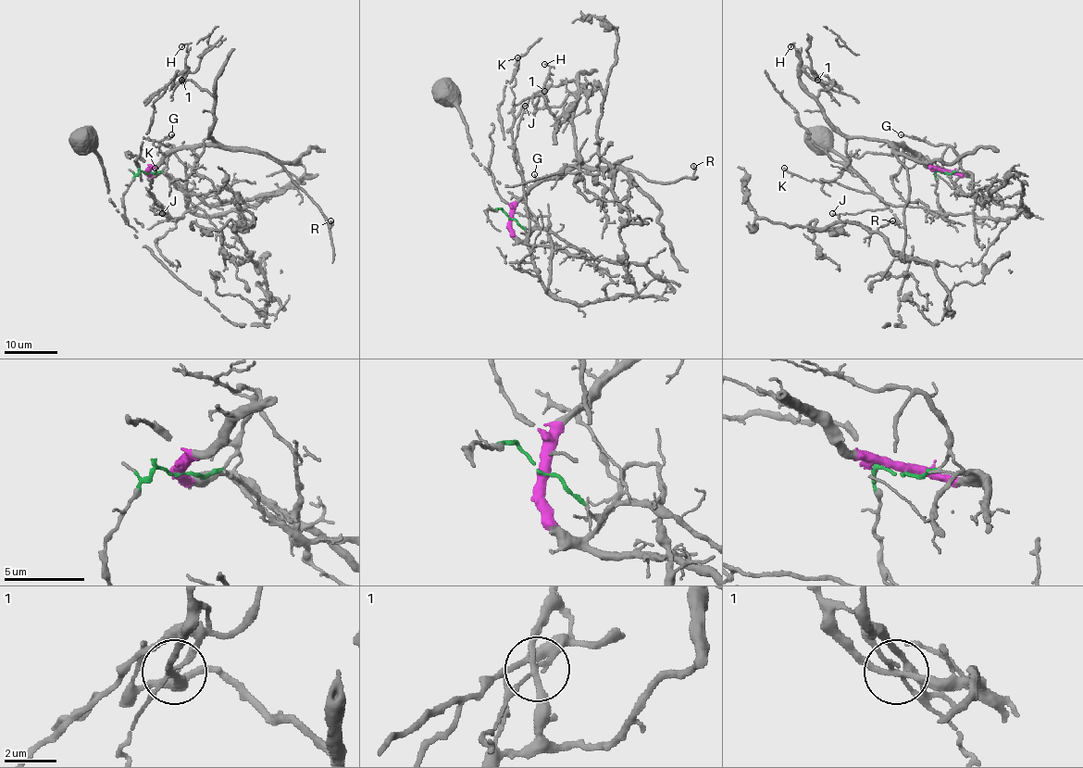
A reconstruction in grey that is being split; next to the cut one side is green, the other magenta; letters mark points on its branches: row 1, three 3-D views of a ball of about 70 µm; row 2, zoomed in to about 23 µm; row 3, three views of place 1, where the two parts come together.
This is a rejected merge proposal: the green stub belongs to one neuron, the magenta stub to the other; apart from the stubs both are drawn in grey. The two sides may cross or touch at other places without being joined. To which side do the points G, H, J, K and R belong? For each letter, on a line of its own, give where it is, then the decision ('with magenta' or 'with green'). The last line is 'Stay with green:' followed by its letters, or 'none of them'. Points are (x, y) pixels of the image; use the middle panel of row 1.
G: place (534, 174); with green
H: place (544, 64); with magenta
J: place (525, 106); with green
K: place (517, 57); with green
R: place (693, 166); with magenta
Stay with green: G, J, K

